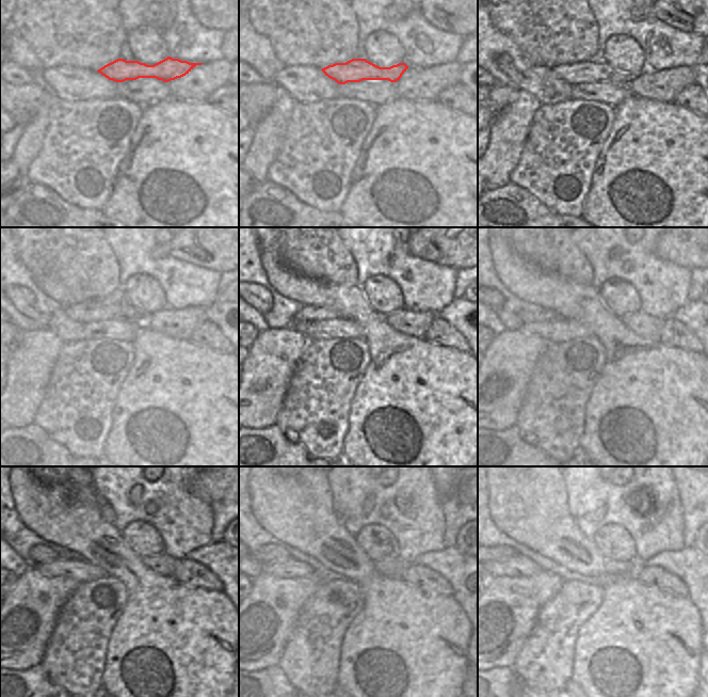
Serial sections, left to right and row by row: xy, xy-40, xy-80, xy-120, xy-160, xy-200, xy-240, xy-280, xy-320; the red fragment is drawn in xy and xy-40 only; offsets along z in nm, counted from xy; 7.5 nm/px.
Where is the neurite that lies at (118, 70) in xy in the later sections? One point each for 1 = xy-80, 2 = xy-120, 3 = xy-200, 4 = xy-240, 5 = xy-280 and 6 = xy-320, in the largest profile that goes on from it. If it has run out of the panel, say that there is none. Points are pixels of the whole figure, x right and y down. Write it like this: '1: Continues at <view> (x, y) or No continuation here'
1: Continues at xy-80 (596, 70)
2: Continues at xy-120 (94, 310)
3: Continues at xy-200 (545, 315)
4: Continues at xy-240 (37, 554)
5: Continues at xy-280 (269, 553)
6: Continues at xy-320 (500, 553).

